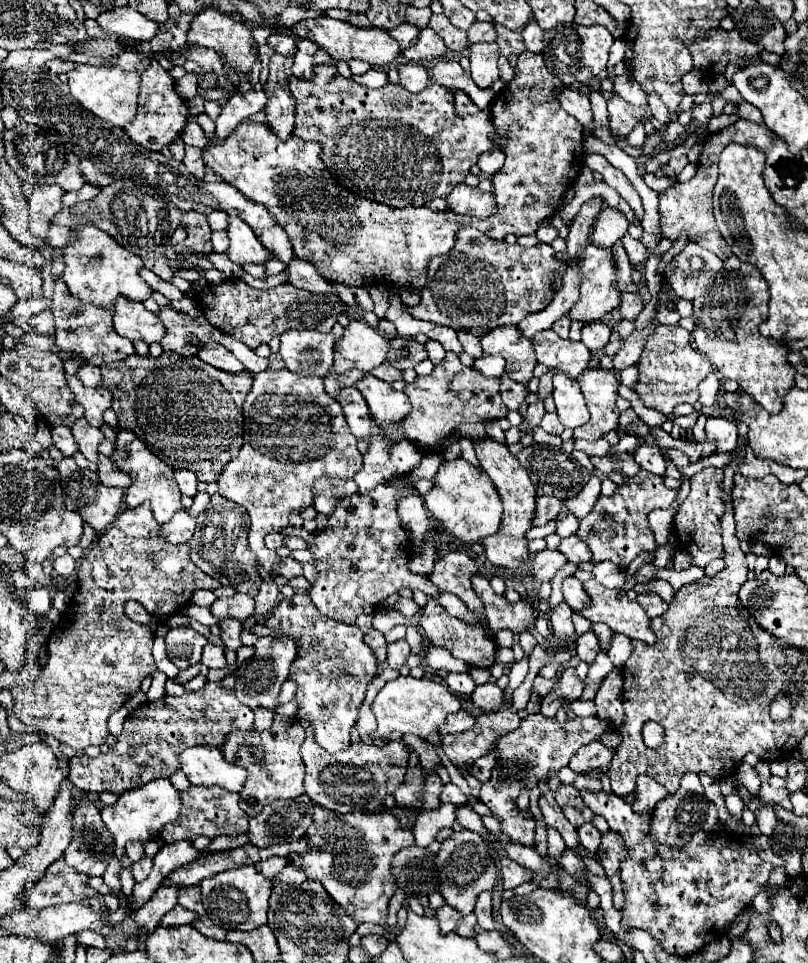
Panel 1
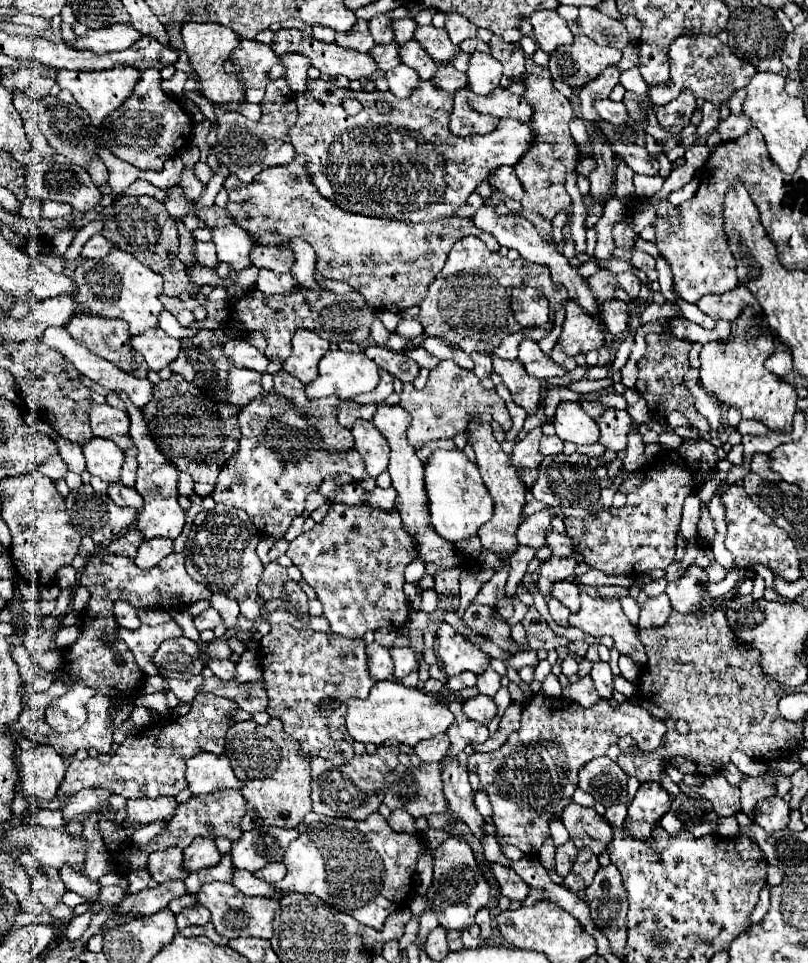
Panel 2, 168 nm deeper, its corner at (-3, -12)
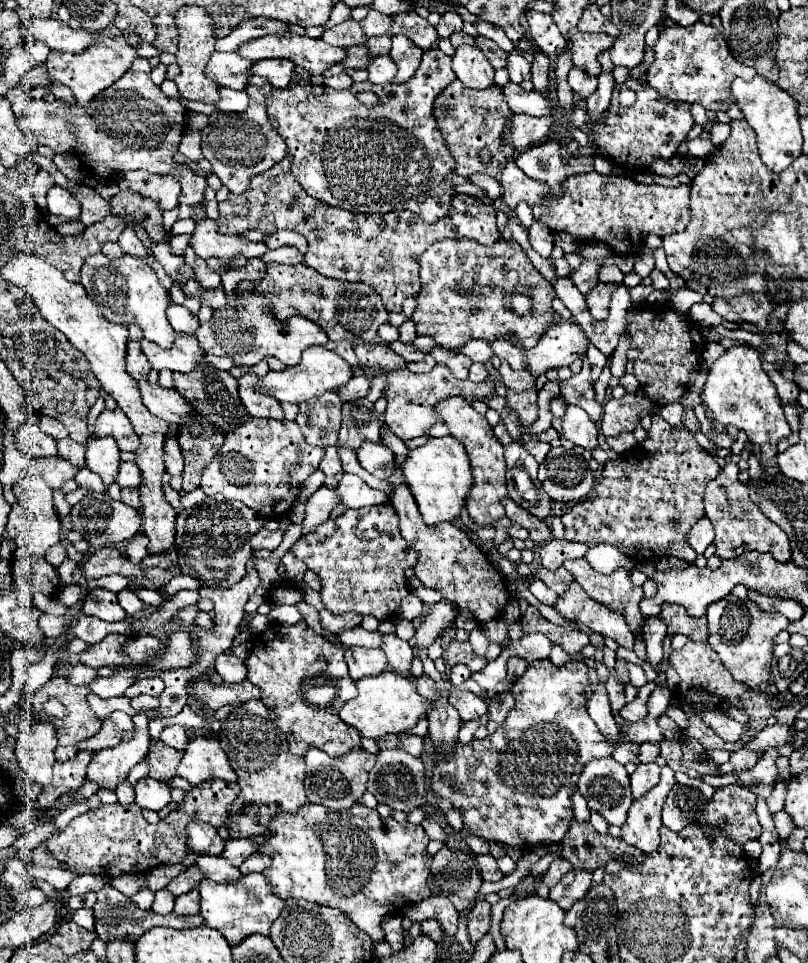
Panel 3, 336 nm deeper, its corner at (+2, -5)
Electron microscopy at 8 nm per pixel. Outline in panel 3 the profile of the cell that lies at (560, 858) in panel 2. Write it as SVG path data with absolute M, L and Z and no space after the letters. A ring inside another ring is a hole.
M556 857L552 863L550 863L550 867L548 867L548 871L544 873L544 883L548 885L548 887L554 887L560 879L562 879L562 875L566 873L566 871L570 871L570 863L564 859L564 857Z

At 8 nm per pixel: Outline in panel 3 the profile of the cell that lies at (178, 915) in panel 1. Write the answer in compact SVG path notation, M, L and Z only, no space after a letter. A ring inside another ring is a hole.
M192 889L180 897L176 897L176 905L174 905L174 913L176 915L196 915L200 905L200 895L198 895L198 889Z

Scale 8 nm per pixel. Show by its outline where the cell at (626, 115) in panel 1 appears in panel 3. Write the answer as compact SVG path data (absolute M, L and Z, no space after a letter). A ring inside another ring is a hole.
M572 67L570 69L570 75L568 75L568 85L572 87L574 93L578 93L582 99L588 99L588 95L592 95L592 89L596 89L594 81L596 77L588 75L586 71L578 69L578 67Z

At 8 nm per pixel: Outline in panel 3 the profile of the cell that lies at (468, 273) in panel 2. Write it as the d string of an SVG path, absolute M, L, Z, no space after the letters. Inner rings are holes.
M444 239L426 249L426 253L420 257L420 279L422 289L416 295L416 309L412 315L412 321L416 323L418 333L432 335L436 343L452 349L460 349L472 339L508 339L520 347L534 347L538 339L548 331L552 323L558 321L558 313L552 309L552 299L556 293L552 291L552 285L536 271L536 267L530 263L526 253L520 249L516 241L498 241L492 247L484 247L474 239ZM518 291L532 299L536 299L536 309L530 317L516 317L510 311L510 295Z

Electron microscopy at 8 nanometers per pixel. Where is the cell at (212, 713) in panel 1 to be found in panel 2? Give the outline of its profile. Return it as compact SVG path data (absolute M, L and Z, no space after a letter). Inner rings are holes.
M197 694L191 702L191 710L185 716L167 716L153 720L135 738L125 738L109 762L97 758L73 760L65 772L63 784L57 796L73 796L83 788L105 788L111 794L121 794L125 798L159 798L177 796L185 782L185 758L197 752L223 754L225 734L235 724L229 714L237 710L237 704L213 694Z

